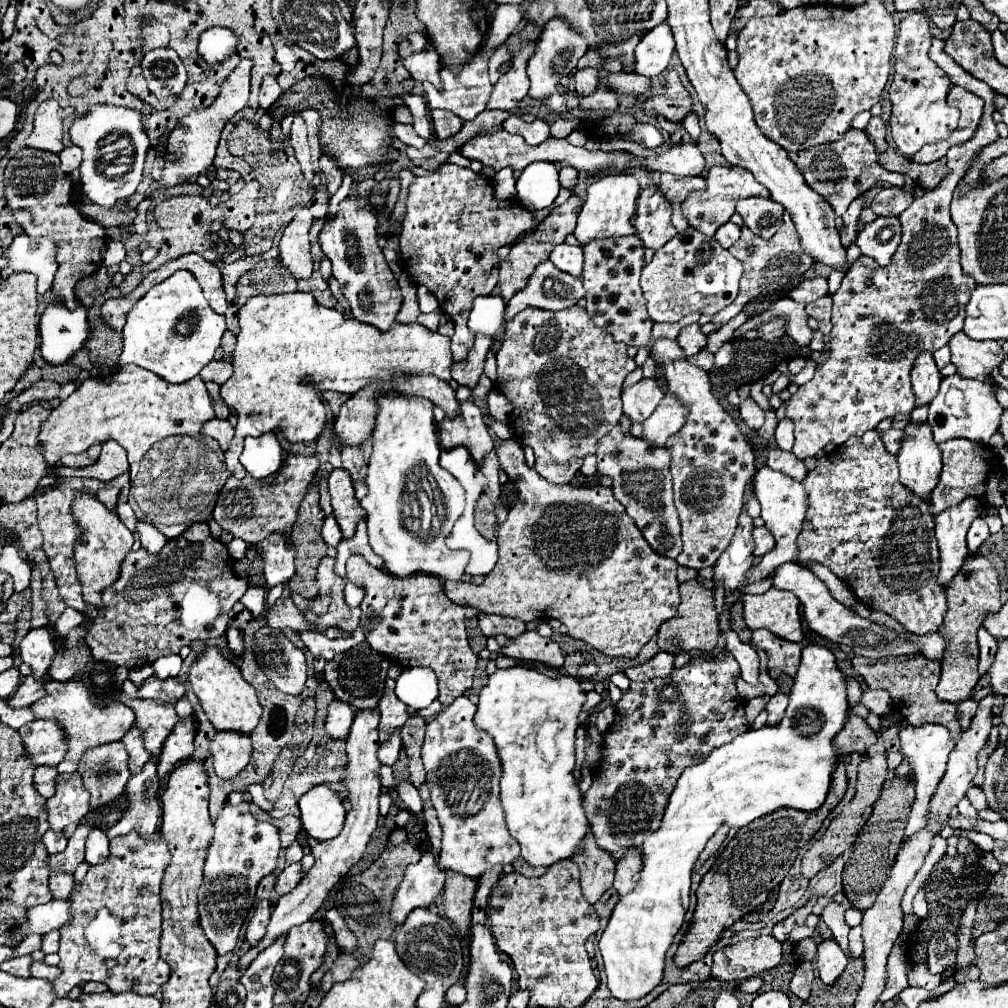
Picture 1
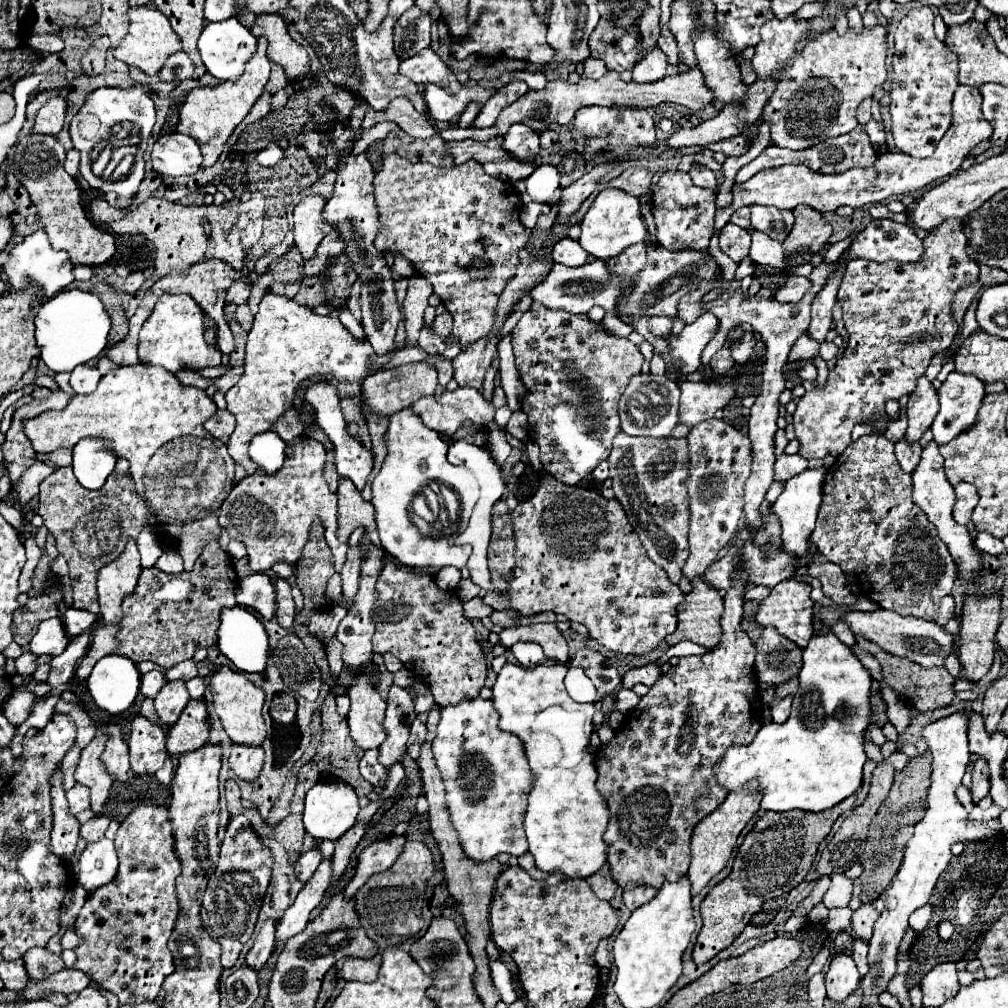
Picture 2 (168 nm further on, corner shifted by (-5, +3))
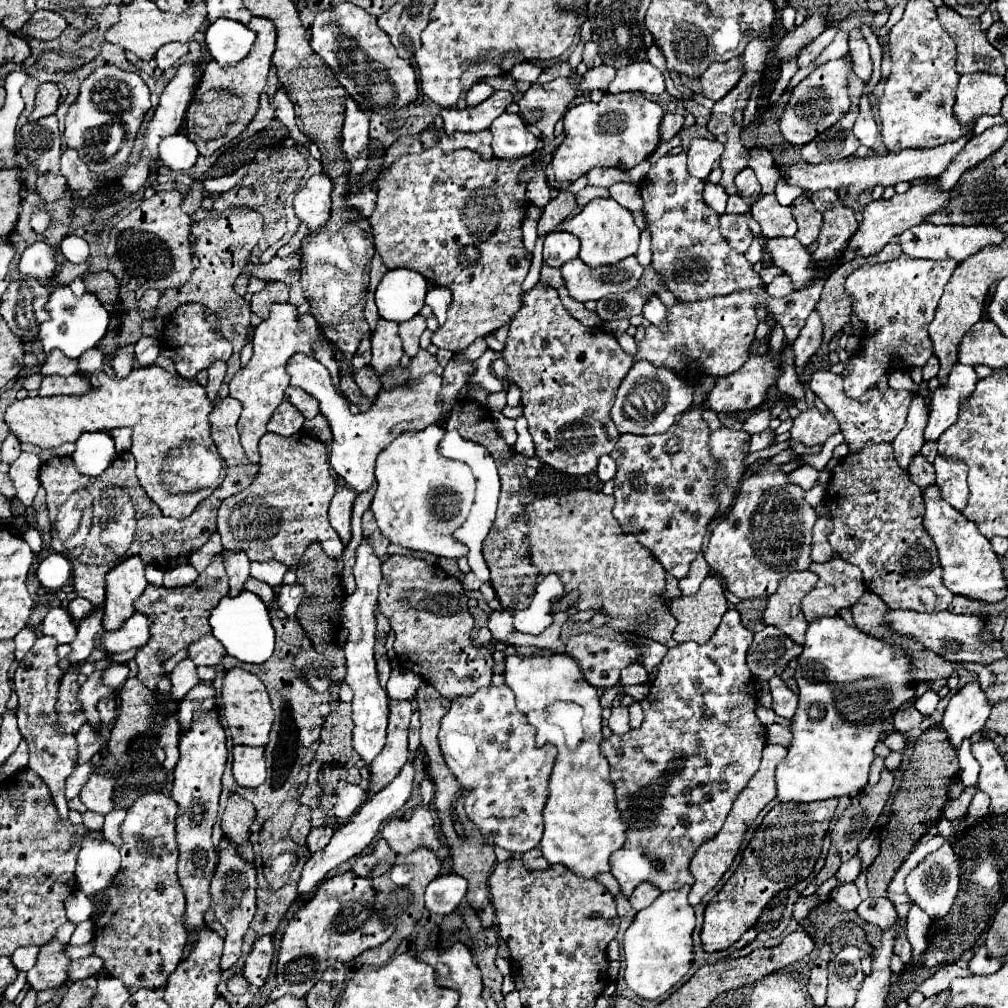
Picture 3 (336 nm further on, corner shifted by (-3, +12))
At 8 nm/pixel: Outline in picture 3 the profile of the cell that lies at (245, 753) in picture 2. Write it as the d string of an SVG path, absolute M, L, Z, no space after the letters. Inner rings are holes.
M237 745L233 749L233 777L241 787L259 787L265 781L263 747Z

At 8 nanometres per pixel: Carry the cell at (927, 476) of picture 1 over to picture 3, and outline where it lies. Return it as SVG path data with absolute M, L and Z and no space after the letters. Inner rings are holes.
M931 485L923 493L923 501L925 501L923 527L927 529L937 547L939 563L943 569L943 585L955 595L963 595L985 603L997 603L1003 597L1007 597L1007 581L999 557L993 553L991 543L983 543L983 535L979 533L977 525L967 521L963 513L945 503L941 499L941 491L937 491L935 485Z

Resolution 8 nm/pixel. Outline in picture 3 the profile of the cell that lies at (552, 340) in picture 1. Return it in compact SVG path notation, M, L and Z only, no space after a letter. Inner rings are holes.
M537 283L523 295L523 307L515 313L509 325L509 337L505 341L503 359L507 363L507 377L521 389L521 407L529 421L529 433L533 435L535 455L551 465L555 471L565 475L587 475L597 469L599 457L615 449L619 439L617 427L611 421L611 405L617 389L633 365L617 343L615 337L605 333L601 327L585 327L573 319L563 307L557 289L547 283Z

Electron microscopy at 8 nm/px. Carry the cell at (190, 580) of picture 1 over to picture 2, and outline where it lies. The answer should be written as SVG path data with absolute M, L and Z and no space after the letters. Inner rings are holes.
M211 540L203 552L199 554L195 566L191 572L181 572L181 574L165 574L157 568L143 568L135 586L135 592L125 596L123 600L123 618L119 622L121 630L117 632L117 654L123 654L131 658L135 664L141 660L151 660L163 668L175 666L183 660L189 660L195 652L195 648L207 648L217 642L217 630L219 630L219 616L223 608L233 608L237 606L235 600L235 584L237 584L237 574L231 566L231 556L223 552L217 540Z

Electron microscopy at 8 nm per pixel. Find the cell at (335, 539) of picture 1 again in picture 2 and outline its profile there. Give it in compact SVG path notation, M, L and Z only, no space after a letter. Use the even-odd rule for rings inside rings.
M299 436L287 442L285 454L285 464L277 474L257 470L253 476L245 476L243 482L233 486L219 508L219 526L223 526L231 538L247 546L249 568L253 572L265 572L275 562L295 564L308 540L311 522L321 518L325 540L333 552L335 570L339 572L349 546L337 538L337 494L327 488L323 478L325 448L313 438Z

